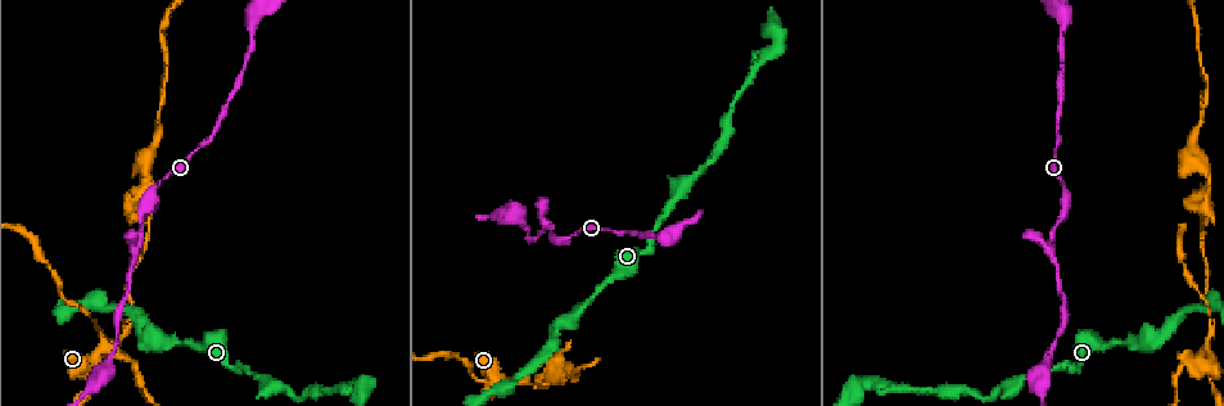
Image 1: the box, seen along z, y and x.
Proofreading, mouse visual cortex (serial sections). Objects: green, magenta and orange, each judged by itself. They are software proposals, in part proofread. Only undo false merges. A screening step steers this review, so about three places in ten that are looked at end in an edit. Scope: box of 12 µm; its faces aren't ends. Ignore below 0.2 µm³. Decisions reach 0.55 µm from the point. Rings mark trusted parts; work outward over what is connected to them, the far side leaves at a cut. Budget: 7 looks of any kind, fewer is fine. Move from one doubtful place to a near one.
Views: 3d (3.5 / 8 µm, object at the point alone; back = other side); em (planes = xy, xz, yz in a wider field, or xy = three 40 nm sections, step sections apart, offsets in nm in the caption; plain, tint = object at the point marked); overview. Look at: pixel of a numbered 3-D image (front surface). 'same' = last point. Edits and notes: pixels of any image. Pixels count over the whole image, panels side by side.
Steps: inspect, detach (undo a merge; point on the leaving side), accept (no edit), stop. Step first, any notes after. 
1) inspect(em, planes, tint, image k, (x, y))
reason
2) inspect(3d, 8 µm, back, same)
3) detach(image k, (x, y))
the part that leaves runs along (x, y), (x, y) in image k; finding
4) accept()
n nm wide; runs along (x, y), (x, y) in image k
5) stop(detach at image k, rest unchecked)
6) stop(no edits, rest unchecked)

inspect(3d, 3.5 µm, back, image 1, (102, 347))
looks like a crossing

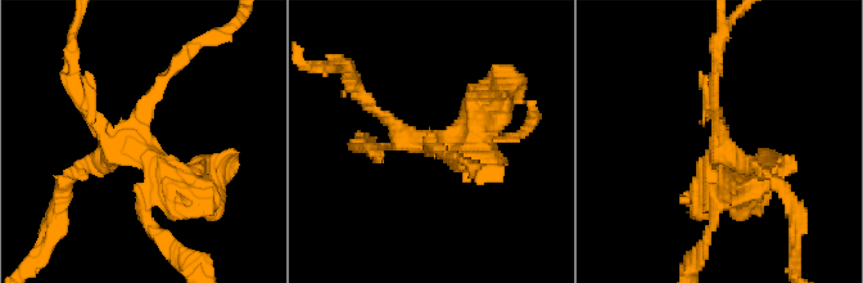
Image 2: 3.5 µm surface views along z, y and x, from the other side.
inspect(em, planes, tint, image 2, (136, 151))

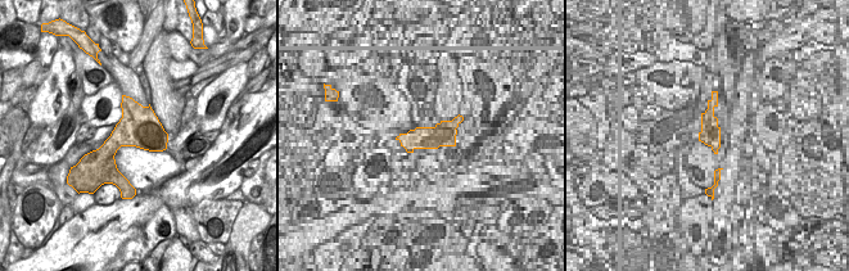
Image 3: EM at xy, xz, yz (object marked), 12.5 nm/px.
detach(image 2, (355, 95))
4 arms; arms of 100, 100, 150, 400 nm; a second cell is stuck on

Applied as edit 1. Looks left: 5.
inspect(3d, 3.5 µm, image 1, (152, 216))
thick turns thin

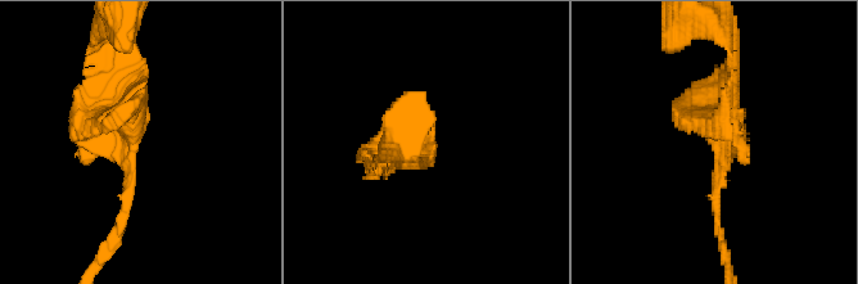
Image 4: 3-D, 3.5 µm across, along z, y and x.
inspect(em, planes, tint, image 4, (717, 149))

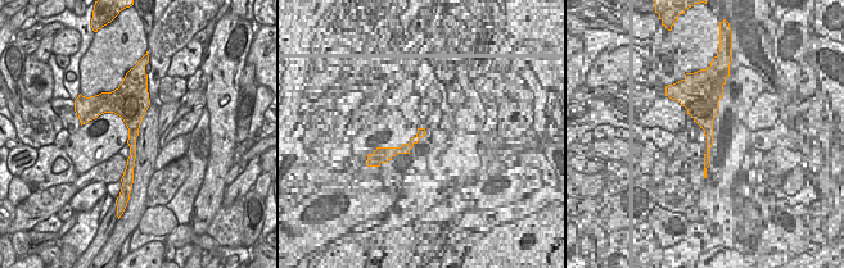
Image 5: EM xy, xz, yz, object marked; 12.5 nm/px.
accept()
runs along (130, 92), (132, 110), (130, 175) in image 5; one cell here

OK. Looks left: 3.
inspect(3d, 3.5 µm, image 1, (1193, 133))
sudden change in width

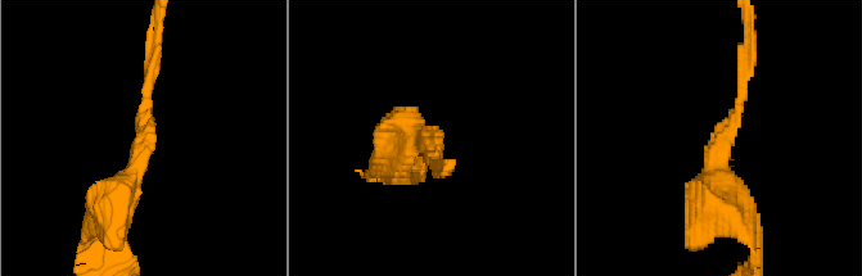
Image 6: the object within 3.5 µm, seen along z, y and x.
inspect(em, xy, step 2, tint, image 6, (143, 146))
now the EM

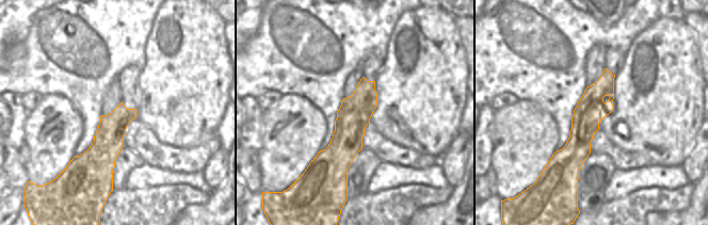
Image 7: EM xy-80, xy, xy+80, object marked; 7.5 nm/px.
inspect(em, xy, step 3, tint, same)
another direction

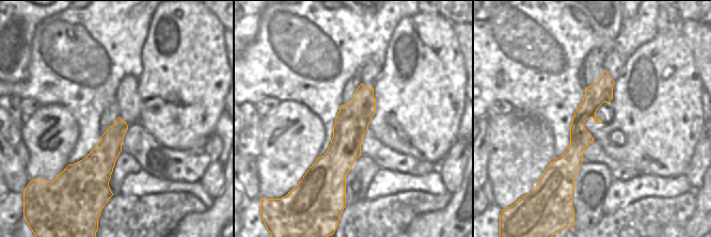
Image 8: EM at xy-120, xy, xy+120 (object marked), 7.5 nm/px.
accept()
all the same cell

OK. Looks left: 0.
stop(detach at image 2, rest unchecked)

